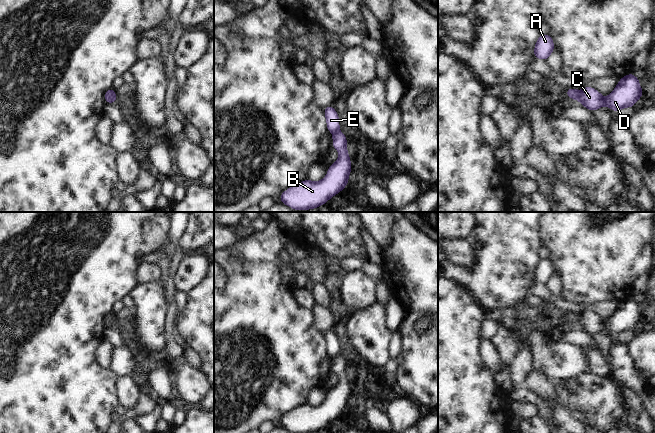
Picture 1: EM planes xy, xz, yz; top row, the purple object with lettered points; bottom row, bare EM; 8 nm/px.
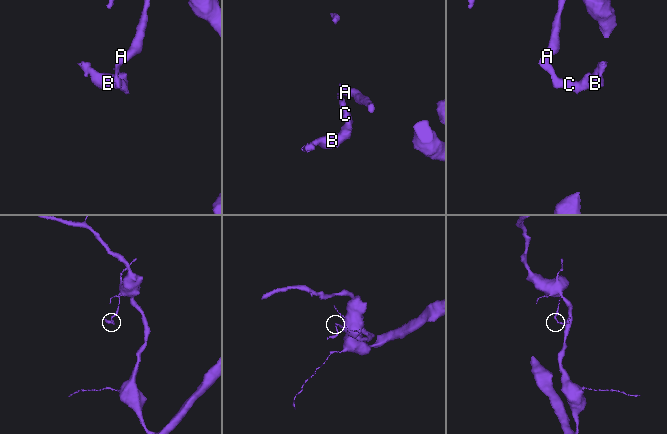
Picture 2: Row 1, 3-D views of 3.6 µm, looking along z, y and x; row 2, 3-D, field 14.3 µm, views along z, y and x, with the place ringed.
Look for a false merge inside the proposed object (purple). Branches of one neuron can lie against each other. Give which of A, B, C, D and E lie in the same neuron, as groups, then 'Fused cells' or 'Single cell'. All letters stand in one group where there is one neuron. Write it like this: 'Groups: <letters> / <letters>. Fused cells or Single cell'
Groups: A E / B C D. Fused cells.

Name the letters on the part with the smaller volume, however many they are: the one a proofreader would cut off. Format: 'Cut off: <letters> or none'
Cut off: B, C, D.

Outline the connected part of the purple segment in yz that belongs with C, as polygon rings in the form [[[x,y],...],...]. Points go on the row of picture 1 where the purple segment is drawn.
[[[632,73],[620,79],[615,90],[604,100],[603,96],[591,87],[585,87],[580,91],[580,103],[594,111],[604,105],[614,112],[625,107],[633,107],[636,101],[643,95],[642,89]]]

